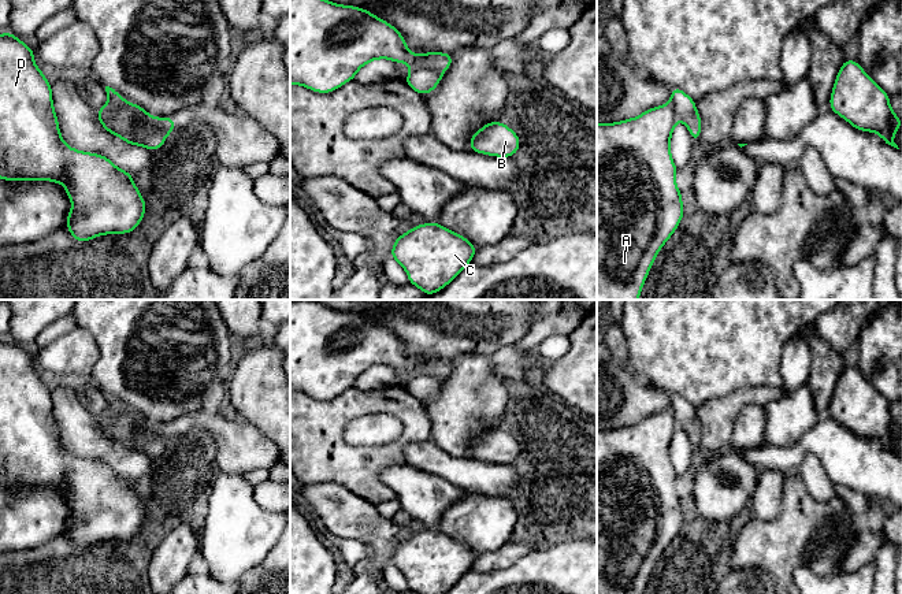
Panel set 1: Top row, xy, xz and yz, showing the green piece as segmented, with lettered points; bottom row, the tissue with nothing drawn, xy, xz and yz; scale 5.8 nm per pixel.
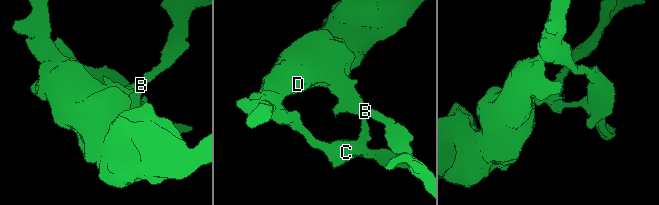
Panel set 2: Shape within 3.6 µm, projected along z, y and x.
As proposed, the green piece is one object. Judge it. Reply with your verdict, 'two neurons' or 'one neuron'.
two neurons

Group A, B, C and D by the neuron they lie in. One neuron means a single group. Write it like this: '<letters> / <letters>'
A C D / B

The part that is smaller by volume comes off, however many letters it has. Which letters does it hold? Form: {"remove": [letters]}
{"remove": ["B"]}

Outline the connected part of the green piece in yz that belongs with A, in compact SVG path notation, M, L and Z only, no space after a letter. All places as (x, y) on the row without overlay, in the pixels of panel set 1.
M667 409L636 424L597 430L597 594L643 594L654 565L683 526L671 463L676 426Z

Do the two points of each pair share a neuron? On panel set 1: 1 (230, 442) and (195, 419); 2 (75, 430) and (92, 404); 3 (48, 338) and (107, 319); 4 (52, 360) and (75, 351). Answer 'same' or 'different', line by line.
1: same
2: different
3: different
4: same

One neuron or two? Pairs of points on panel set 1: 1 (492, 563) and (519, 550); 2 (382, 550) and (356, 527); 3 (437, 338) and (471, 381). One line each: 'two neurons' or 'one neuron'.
1: one neuron
2: two neurons
3: two neurons

